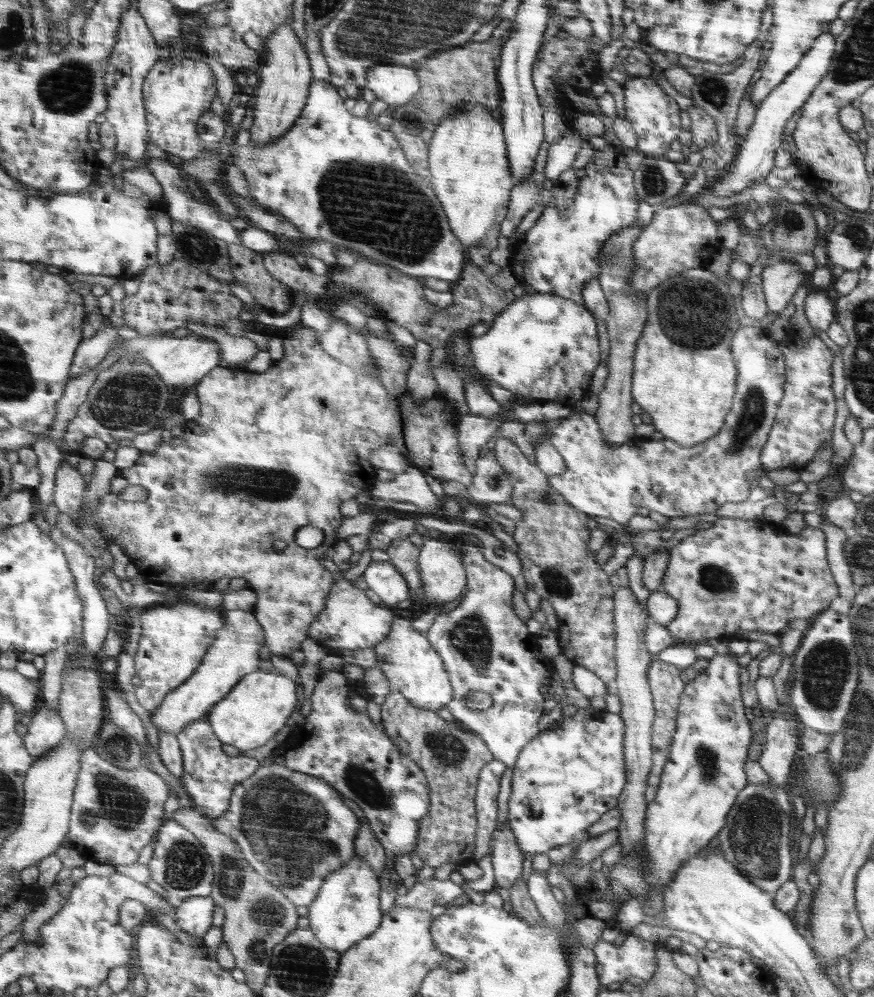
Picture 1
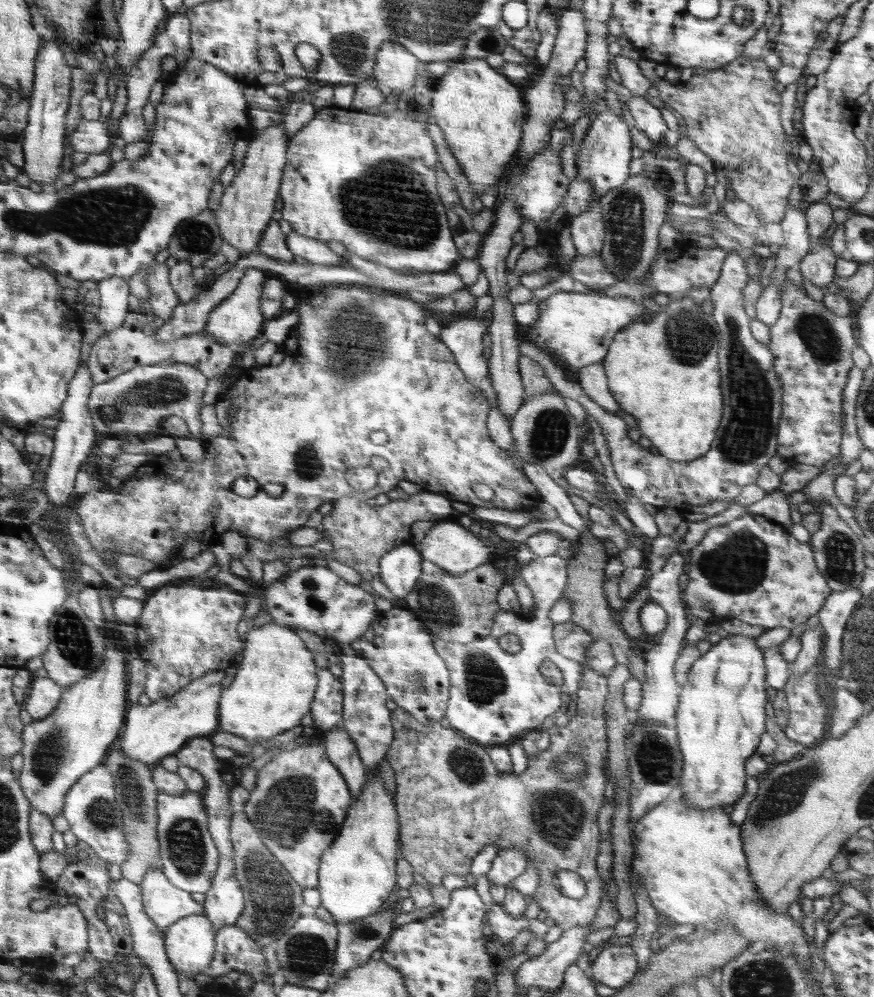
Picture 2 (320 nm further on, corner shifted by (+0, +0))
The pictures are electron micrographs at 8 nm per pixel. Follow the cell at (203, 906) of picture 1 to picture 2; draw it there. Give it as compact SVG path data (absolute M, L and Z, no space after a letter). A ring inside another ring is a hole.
M191 914L170 924L164 934L168 961L176 973L192 979L206 972L215 955L212 924L207 916Z

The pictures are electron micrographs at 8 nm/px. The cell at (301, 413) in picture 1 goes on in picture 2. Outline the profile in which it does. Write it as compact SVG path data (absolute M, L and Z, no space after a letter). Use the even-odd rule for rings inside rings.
M347 286L346 288L336 287L326 290L319 290L323 293L323 301L319 305L313 305L310 302L312 296L305 299L298 299L297 311L299 312L299 321L292 327L289 337L282 343L284 351L284 360L276 366L257 365L248 370L242 370L240 376L218 397L214 408L218 419L224 430L232 432L234 439L230 437L222 437L220 435L208 439L204 442L205 455L200 464L187 464L183 458L180 463L167 460L165 463L158 461L157 457L150 457L149 461L140 467L135 468L135 473L129 476L120 486L120 488L106 488L103 491L91 492L84 494L78 500L76 511L78 517L82 519L85 533L89 538L92 546L98 551L112 551L118 554L134 555L144 560L150 560L156 564L165 563L181 552L184 545L189 539L198 540L202 548L220 544L222 534L226 532L238 532L243 538L256 538L262 540L266 544L272 545L276 539L285 538L287 532L294 531L298 528L305 527L312 512L320 509L324 503L332 503L336 500L343 499L344 496L356 499L374 499L376 495L387 494L396 488L400 481L411 481L417 483L422 491L432 492L438 495L446 496L452 503L455 501L468 503L472 506L486 508L500 508L508 511L524 511L536 507L543 503L542 497L538 494L538 490L534 488L534 484L524 475L522 469L518 468L511 459L508 452L503 448L496 446L496 443L490 438L487 429L487 416L491 406L483 392L466 379L464 372L457 364L455 356L447 344L438 336L432 336L426 328L426 319L428 317L426 308L419 305L415 300L408 298L406 295L387 295L384 297L372 296L368 289L364 286ZM231 406L237 408L240 418L230 422L228 420L228 411ZM382 430L388 441L385 444L378 445L370 441L370 432ZM372 456L382 456L390 463L390 469L378 473L378 482L371 490L361 492L349 486L344 475L348 468L358 468L359 466L370 466ZM246 476L254 478L254 481L261 487L266 484L278 484L284 488L284 492L276 498L271 498L263 489L258 490L258 494L254 494L252 498L242 498L233 492L232 485L236 478ZM472 484L488 485L493 491L494 496L490 501L484 501L472 491Z

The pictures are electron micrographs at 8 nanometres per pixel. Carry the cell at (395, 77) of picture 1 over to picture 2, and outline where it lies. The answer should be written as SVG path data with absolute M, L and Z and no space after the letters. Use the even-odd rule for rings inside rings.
M398 42L384 43L375 61L373 80L389 86L395 92L412 88L421 63L408 51Z

